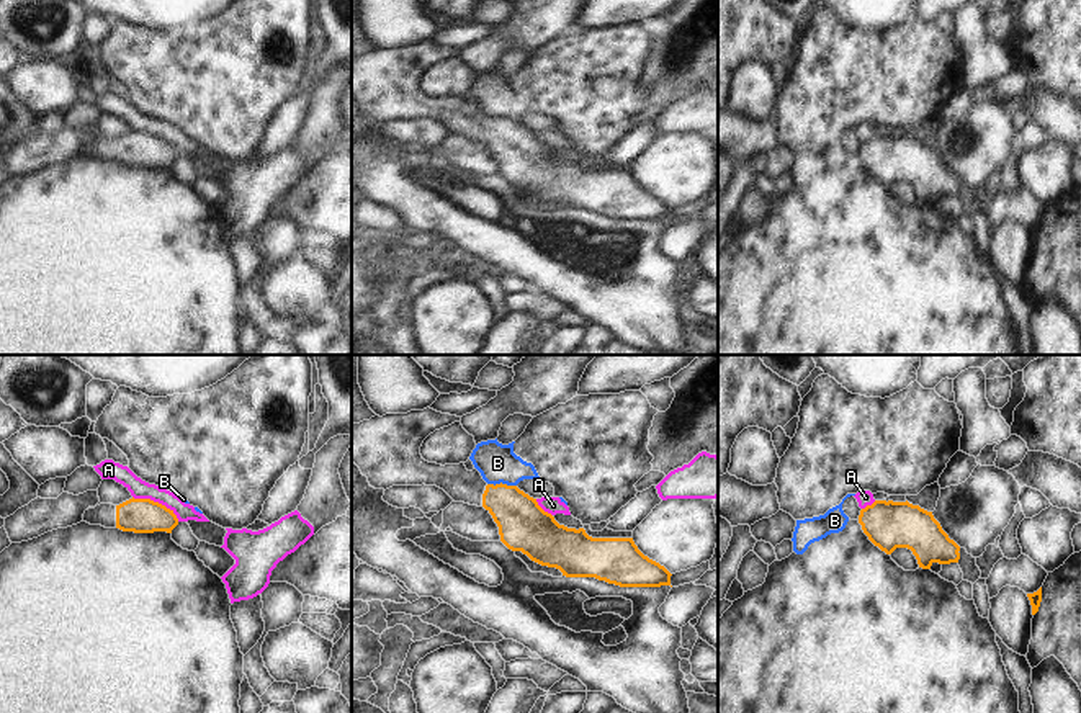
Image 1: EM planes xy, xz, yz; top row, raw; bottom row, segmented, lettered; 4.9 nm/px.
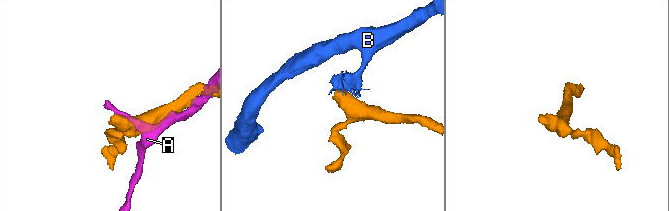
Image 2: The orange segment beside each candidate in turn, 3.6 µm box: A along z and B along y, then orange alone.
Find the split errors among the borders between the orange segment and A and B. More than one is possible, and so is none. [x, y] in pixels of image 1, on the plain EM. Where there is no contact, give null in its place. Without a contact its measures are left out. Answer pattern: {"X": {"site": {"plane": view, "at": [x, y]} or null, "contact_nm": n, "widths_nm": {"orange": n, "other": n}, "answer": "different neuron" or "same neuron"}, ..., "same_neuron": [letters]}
{"A": {"site": {"plane": "xy", "at": [157, 136]}, "contact_nm": 260, "widths_nm": {"orange": 180, "other": 100}, "answer": "different neuron"}, "B": {"site": {"plane": "xz", "at": [501, 116]}, "contact_nm": 140, "widths_nm": {"orange": 240, "other": 190}, "answer": "different neuron"}, "same_neuron": []}

